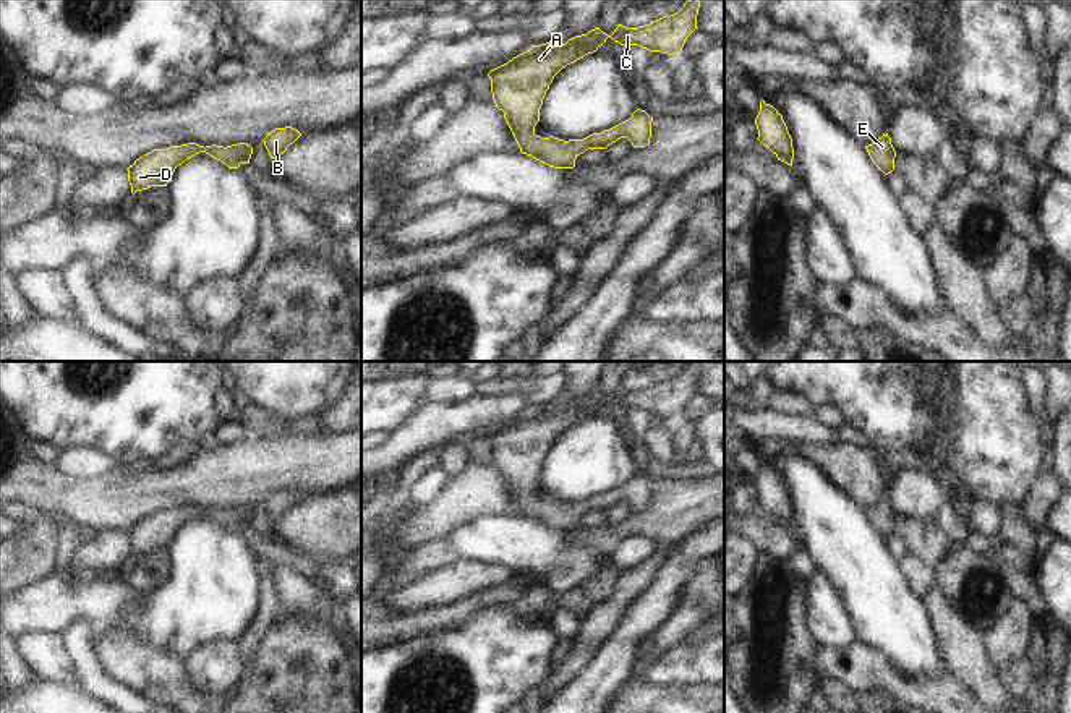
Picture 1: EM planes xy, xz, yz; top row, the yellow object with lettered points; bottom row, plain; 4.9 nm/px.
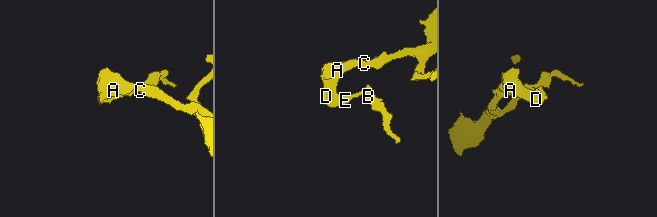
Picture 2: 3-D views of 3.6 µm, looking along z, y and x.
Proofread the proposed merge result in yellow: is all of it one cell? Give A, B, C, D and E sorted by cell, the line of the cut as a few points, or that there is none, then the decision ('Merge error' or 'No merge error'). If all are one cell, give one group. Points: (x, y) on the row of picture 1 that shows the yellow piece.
Groups: A B C D E. No split. No merge error.

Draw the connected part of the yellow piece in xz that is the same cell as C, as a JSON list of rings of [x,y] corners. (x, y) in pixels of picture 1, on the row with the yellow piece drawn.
[[[687,0],[677,13],[645,26],[625,28],[617,24],[611,36],[595,28],[565,44],[549,41],[531,45],[530,50],[491,70],[488,76],[493,100],[504,112],[520,152],[554,169],[574,169],[575,159],[585,151],[606,149],[621,138],[627,138],[634,147],[648,146],[653,117],[640,109],[629,120],[583,139],[541,138],[535,134],[535,126],[540,122],[546,91],[562,68],[596,52],[608,37],[624,47],[638,45],[650,52],[682,53],[687,37],[698,29],[698,8],[700,0]]]

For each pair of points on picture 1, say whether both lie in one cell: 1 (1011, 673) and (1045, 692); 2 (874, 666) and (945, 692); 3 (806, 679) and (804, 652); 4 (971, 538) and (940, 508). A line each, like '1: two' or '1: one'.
1: two
2: one
3: one
4: two

